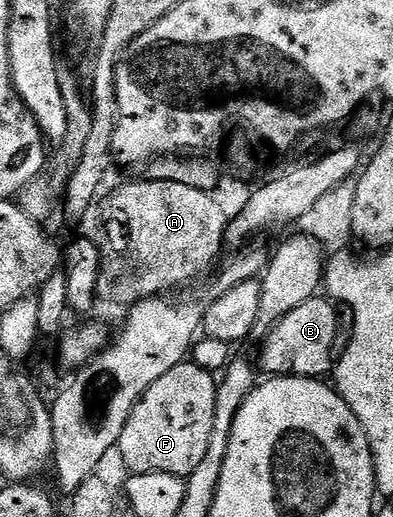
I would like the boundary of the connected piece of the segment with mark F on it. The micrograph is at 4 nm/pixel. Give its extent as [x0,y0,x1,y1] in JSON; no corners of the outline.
[116,361,217,477]

